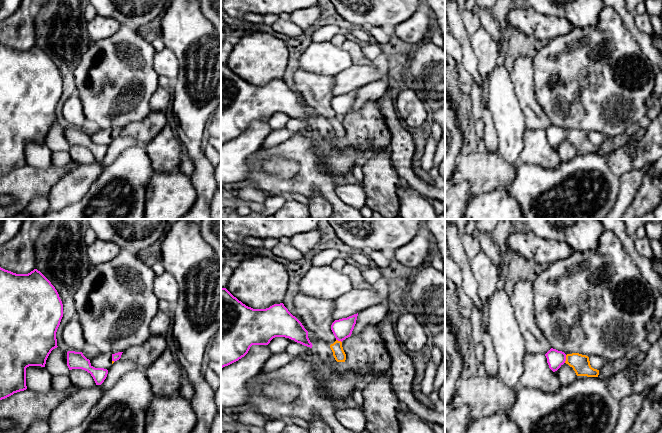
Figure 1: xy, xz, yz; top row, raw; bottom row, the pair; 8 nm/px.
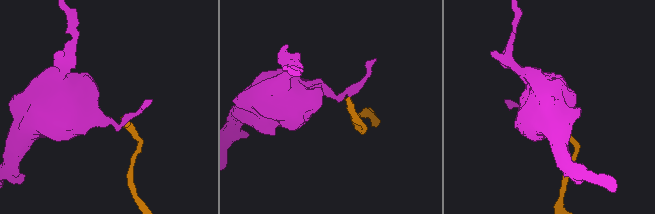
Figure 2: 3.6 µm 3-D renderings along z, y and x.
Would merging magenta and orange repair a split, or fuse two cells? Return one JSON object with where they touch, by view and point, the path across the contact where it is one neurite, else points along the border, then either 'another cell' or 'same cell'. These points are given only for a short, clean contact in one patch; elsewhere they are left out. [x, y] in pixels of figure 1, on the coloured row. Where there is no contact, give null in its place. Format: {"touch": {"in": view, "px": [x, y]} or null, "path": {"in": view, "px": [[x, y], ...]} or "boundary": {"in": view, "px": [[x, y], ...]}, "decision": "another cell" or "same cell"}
{"touch": {"in": "yz", "px": [565, 359]}, "boundary": {"in": "yz", "px": [[566, 355], [564, 362]]}, "decision": "another cell"}

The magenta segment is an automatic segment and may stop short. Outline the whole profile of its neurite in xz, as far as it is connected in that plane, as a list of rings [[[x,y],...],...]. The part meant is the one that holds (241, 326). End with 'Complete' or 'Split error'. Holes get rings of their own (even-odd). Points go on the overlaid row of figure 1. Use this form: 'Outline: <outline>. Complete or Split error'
Outline: [[[221,288],[221,369],[244,357],[252,345],[268,345],[275,337],[285,337],[312,348],[308,331],[283,303],[266,309],[253,309]]]. Complete

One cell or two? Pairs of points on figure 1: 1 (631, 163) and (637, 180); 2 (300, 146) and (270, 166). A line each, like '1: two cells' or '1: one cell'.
1: two cells
2: two cells

